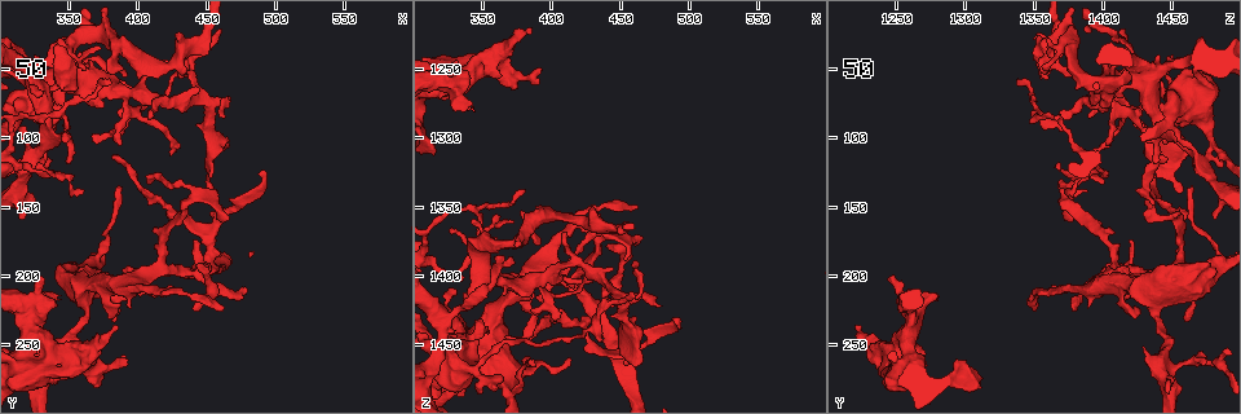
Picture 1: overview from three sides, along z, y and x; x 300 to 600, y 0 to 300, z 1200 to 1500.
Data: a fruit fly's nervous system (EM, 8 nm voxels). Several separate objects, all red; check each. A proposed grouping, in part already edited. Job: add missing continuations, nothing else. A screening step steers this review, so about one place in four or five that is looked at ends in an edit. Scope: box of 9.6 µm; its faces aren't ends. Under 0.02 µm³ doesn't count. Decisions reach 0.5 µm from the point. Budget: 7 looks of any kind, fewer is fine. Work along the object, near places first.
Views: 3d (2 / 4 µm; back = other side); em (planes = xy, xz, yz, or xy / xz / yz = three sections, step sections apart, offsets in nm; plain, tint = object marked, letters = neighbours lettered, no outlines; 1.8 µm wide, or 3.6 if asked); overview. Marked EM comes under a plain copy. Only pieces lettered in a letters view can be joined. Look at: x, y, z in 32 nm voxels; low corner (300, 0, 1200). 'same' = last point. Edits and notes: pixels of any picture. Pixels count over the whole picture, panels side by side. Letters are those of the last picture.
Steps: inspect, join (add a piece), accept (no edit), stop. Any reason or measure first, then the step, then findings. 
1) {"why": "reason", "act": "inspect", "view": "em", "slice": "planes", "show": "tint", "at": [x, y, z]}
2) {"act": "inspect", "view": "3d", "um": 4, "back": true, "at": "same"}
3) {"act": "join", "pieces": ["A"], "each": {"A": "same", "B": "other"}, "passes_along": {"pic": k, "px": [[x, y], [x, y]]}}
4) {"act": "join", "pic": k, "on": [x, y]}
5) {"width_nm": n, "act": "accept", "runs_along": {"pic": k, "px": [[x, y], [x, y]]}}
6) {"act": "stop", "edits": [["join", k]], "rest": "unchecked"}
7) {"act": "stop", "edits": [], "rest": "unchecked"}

{"act": "inspect", "view": "em", "slice": "planes", "show": "letters", "at": [478, 212, 1420]}

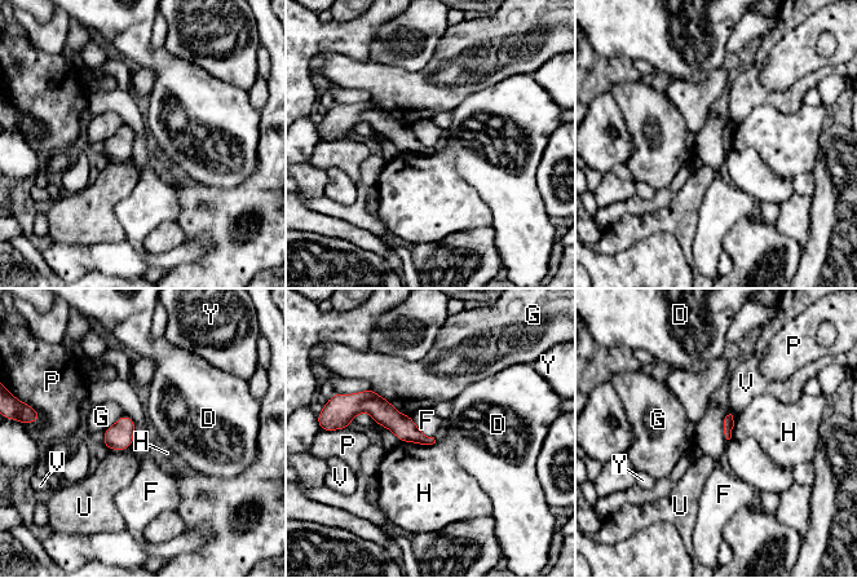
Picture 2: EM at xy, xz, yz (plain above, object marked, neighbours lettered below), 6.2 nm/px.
{"act": "accept", "each": {"D": "other", "F": "other", "G": "other", "H": "other", "P": "other", "U": "other", "V": "other", "Y": "other"}, "found": "none of them fits"}

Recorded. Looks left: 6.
{"why": "stops while still wide", "act": "inspect", "view": "3d", "um": 4, "at": [344, 218, 1278]}

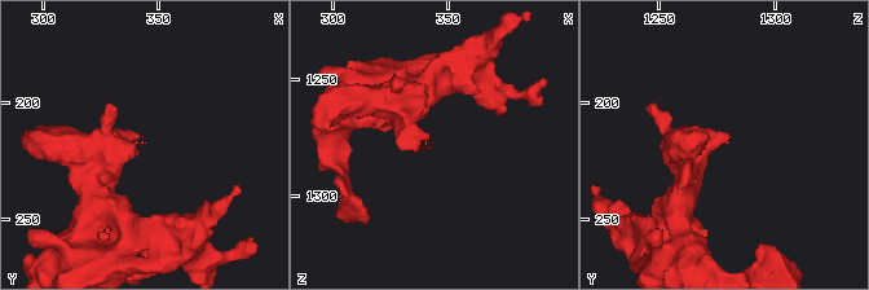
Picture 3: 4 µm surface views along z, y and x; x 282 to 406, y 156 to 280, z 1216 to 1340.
{"why": "need the tissue", "act": "inspect", "view": "em", "slice": "planes", "show": "letters", "at": [344, 216, 1278]}

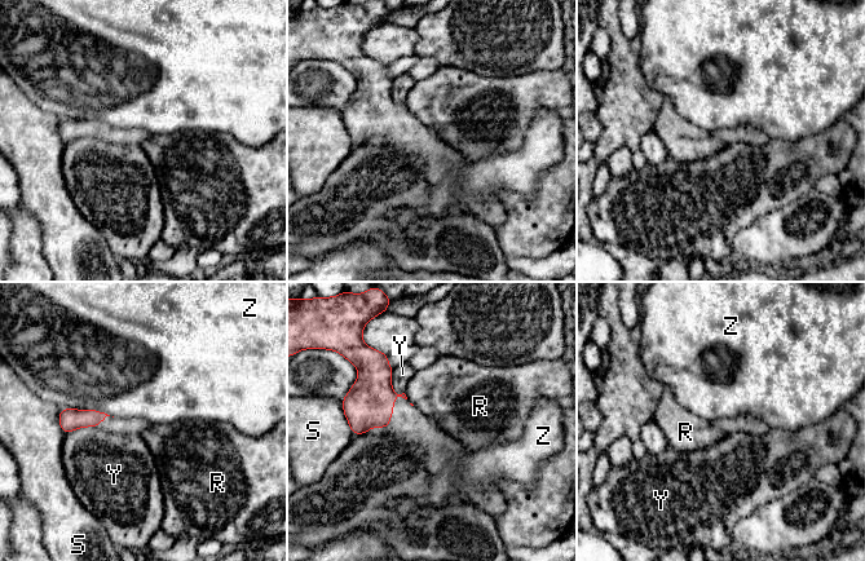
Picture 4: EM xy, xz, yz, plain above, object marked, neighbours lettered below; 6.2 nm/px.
{"act": "accept", "each": {"R": "other", "S": "other", "Y": "other", "Z": "other"}, "border": {"pic": 4, "px": [[404, 393], [407, 398]]}, "found": "none of them fits"}

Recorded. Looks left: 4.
{"why": "an open end", "act": "inspect", "view": "em", "um": 3.6, "slice": "planes", "show": "tint", "at": [390, 198, 1416]}

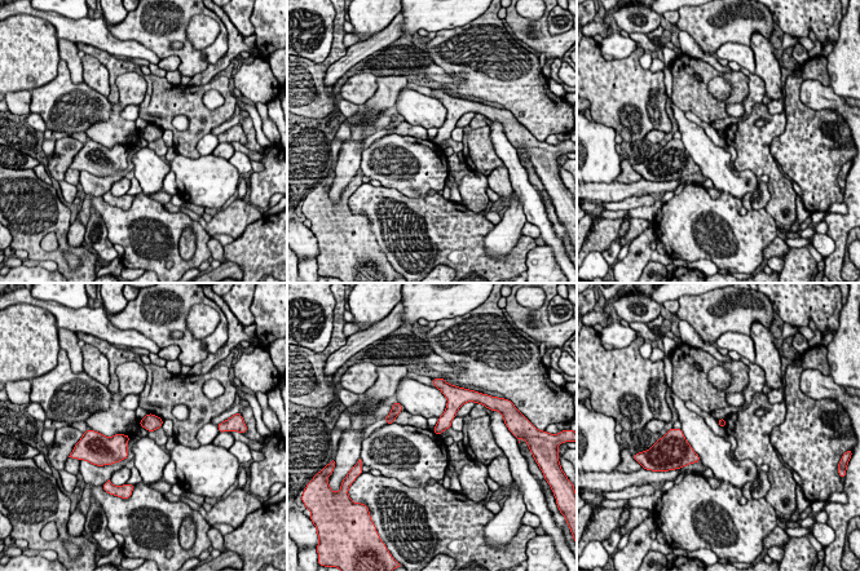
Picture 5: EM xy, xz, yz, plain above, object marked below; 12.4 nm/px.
{"act": "inspect", "view": "em", "um": 3.6, "slice": "planes", "show": "letters", "at": "same"}

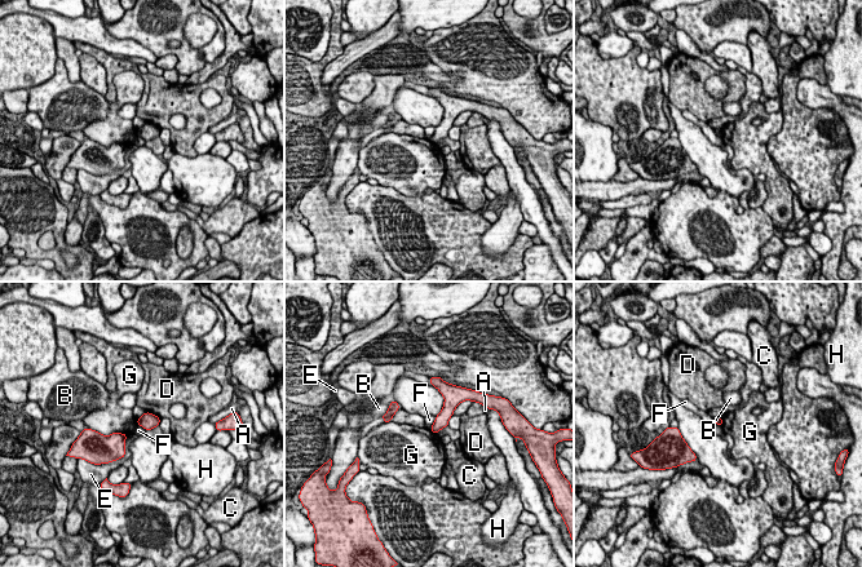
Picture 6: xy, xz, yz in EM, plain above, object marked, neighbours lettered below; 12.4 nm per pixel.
{"longest_contact_nm": ["G", 400], "act": "accept", "each": {"A": "other", "B": "other", "C": "other", "D": "other", "E": "other", "F": "other", "G": "other", "H": "other"}, "border": {"pic": 6, "px": [[436, 417], [429, 429]]}, "found": "none of them fits"}

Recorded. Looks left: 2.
{"act": "stop", "edits": [], "rest": "unchecked"}

